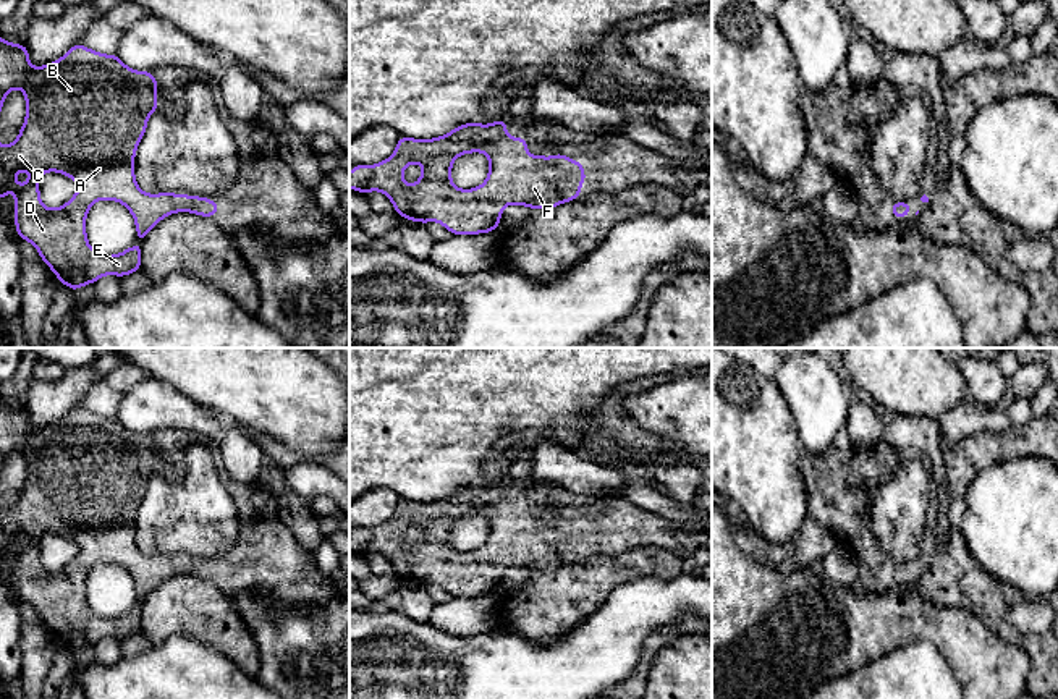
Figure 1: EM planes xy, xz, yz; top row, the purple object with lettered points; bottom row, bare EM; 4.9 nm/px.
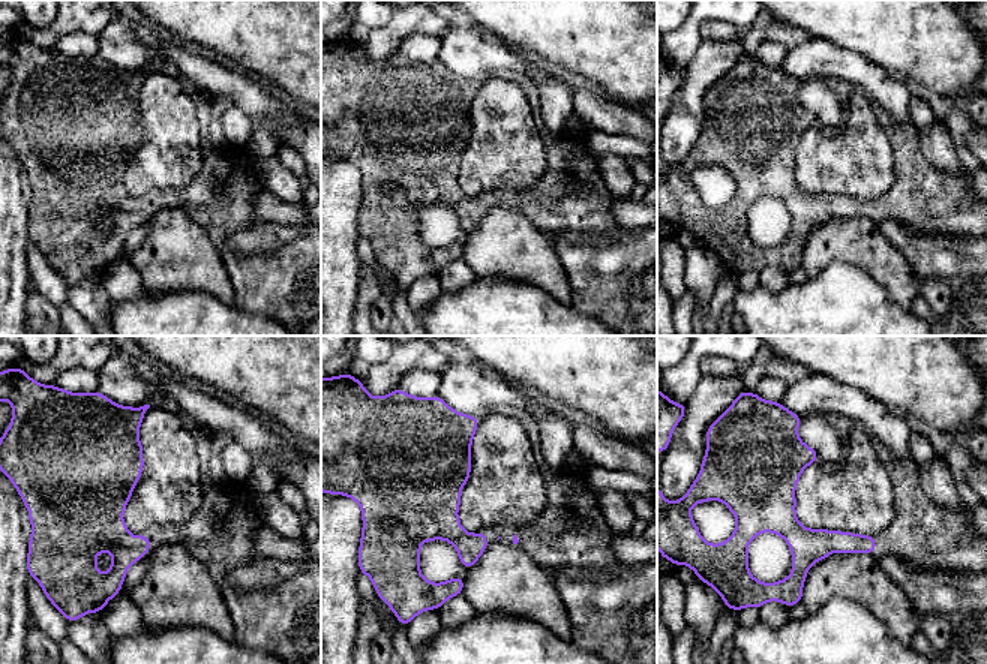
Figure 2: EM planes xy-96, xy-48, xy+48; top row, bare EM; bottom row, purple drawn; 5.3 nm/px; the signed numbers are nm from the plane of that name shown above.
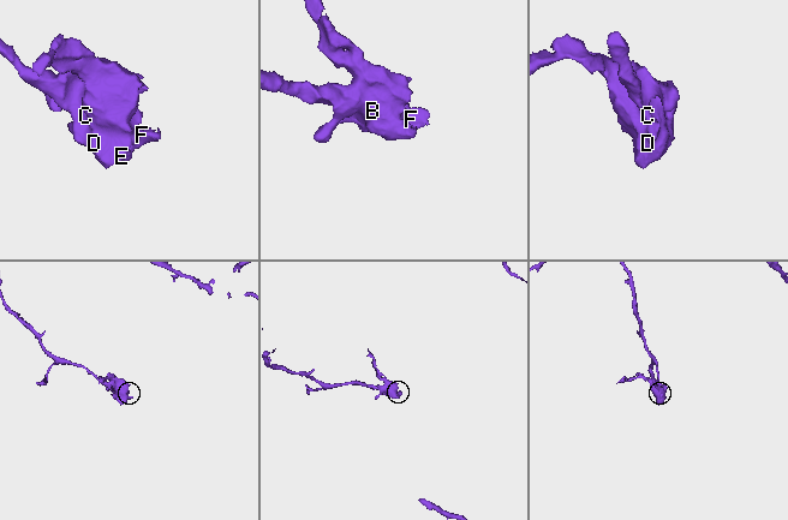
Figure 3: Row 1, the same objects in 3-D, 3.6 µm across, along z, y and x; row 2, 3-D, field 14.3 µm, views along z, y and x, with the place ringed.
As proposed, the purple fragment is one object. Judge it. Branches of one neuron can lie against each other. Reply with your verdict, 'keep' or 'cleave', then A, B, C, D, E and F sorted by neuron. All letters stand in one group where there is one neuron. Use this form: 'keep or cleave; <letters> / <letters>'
keep; A B C D E F

